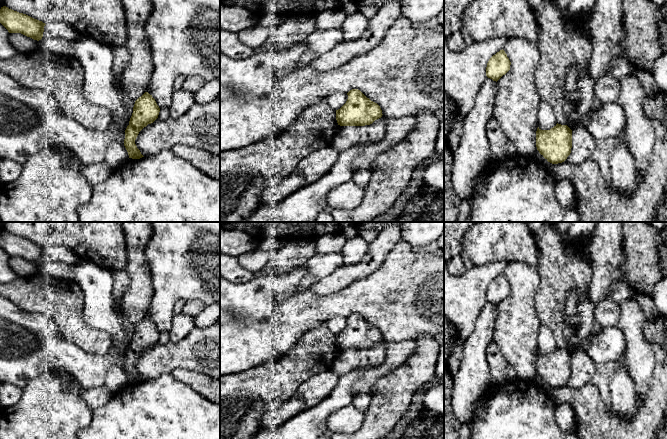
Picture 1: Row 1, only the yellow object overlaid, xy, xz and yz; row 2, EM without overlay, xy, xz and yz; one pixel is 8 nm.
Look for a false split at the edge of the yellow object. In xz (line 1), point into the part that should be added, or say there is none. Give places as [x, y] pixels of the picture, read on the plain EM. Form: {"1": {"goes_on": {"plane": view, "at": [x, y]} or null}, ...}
{"1": {"goes_on": null}}

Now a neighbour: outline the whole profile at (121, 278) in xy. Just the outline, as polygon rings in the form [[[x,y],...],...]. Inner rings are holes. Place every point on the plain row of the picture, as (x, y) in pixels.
[[[125,269],[121,270],[111,270],[113,276],[113,303],[114,308],[118,314],[118,317],[123,323],[123,327],[126,331],[127,337],[129,338],[129,343],[133,337],[133,331],[135,325],[129,321],[129,319],[123,313],[122,299],[124,294],[128,291],[130,284],[130,276]]]

